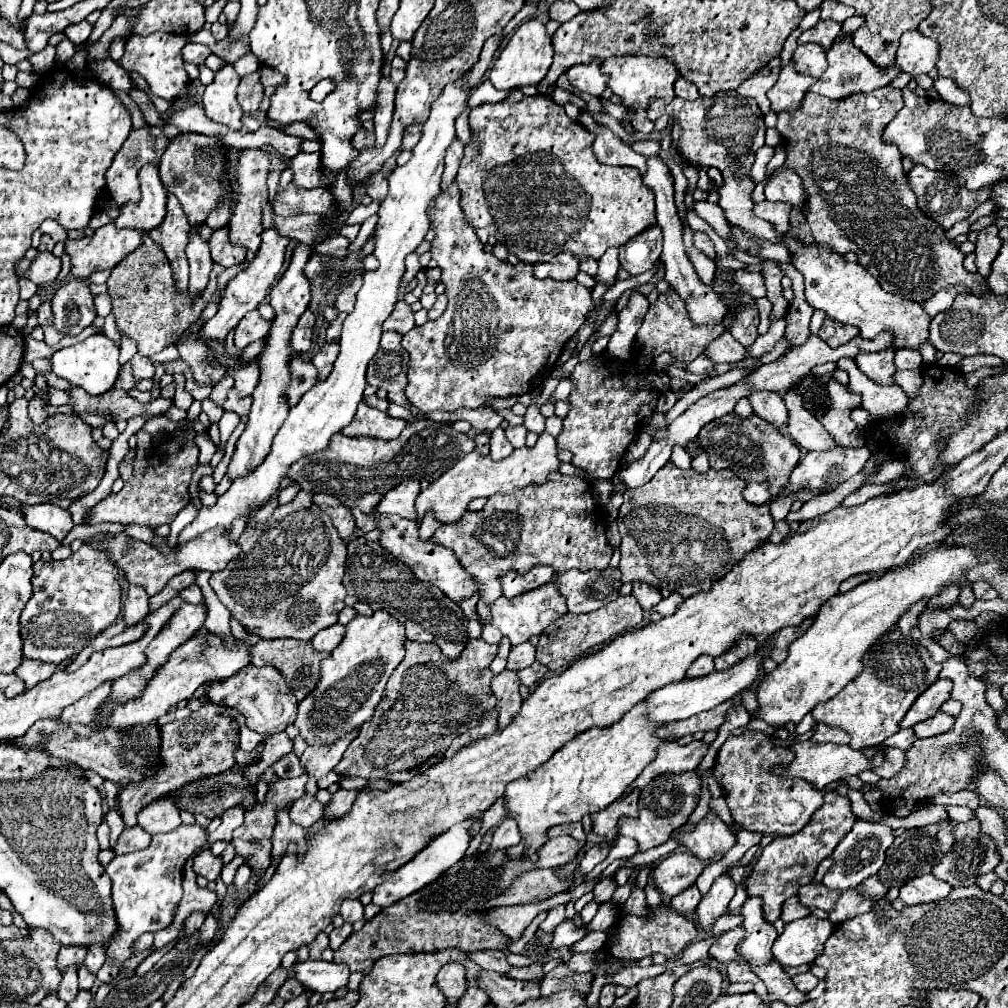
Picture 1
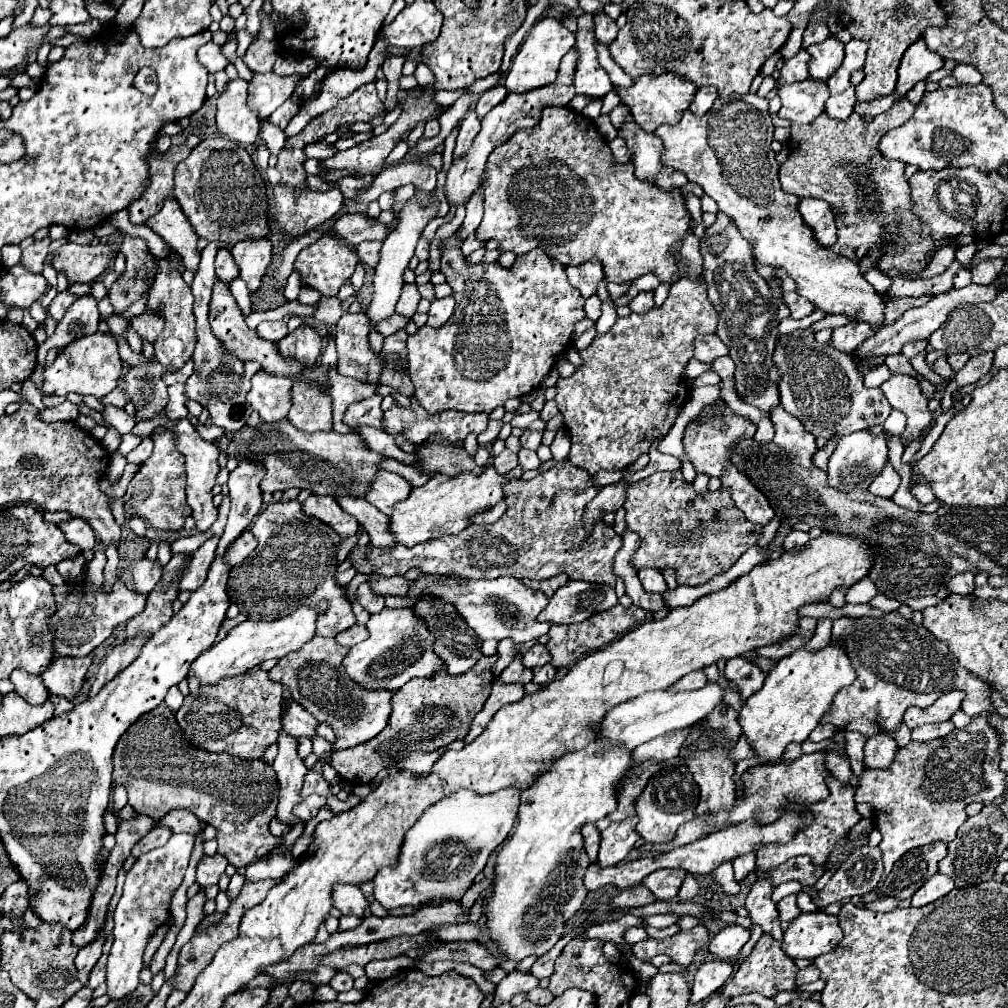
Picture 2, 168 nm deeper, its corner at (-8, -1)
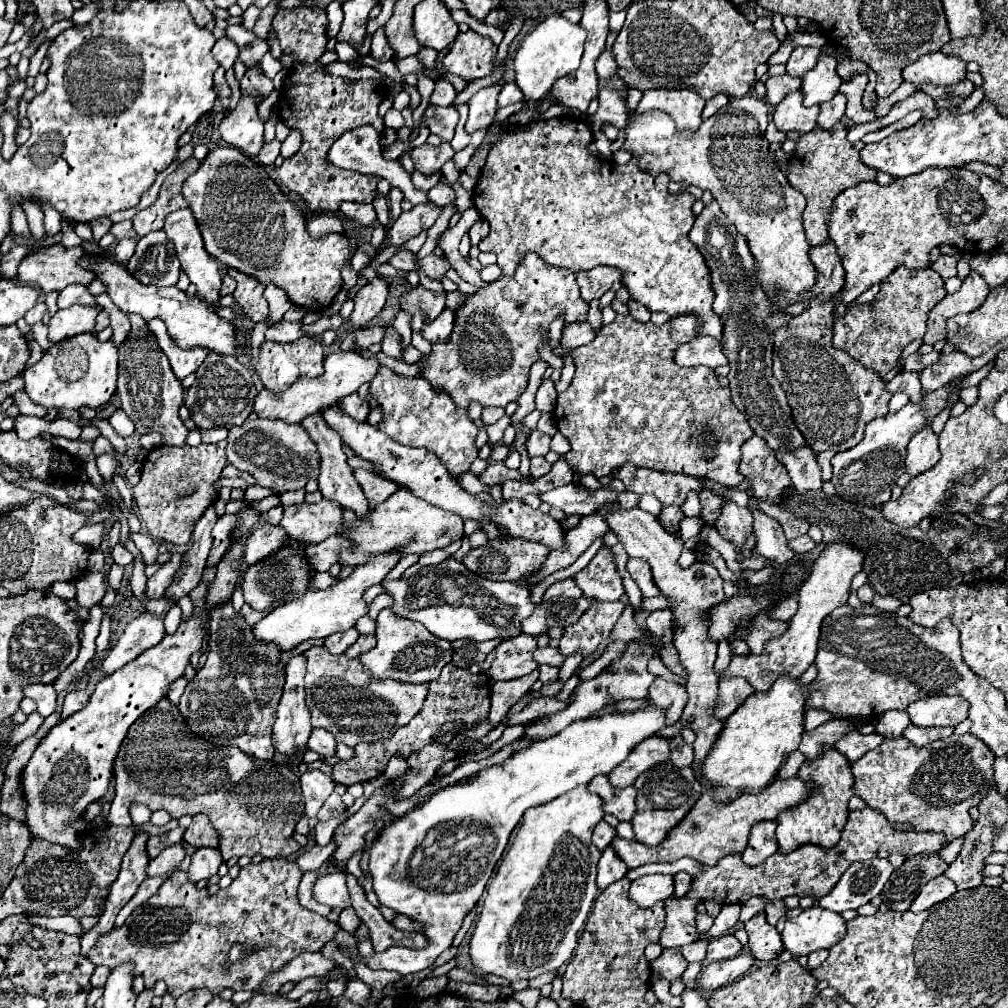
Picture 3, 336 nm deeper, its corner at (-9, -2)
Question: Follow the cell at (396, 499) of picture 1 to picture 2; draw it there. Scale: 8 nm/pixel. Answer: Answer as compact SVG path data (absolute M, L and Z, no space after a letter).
M382 471L376 477L372 489L368 491L366 501L370 501L374 507L378 507L384 515L390 515L394 505L398 501L406 499L410 495L410 491L412 491L412 485L402 475Z

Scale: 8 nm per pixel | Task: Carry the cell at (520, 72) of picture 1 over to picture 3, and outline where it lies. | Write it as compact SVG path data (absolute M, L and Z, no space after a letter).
M553 14L543 22L539 22L521 40L515 54L515 82L521 88L521 92L527 98L539 100L543 94L549 92L555 80L575 72L575 68L579 68L585 38L587 38L587 32L583 32L583 26L565 20L561 14Z

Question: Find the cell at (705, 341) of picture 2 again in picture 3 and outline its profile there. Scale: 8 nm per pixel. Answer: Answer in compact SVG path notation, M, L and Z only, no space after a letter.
M699 336L691 342L681 344L675 354L673 360L679 366L707 366L707 368L717 368L727 364L727 356L721 350L721 344L717 340L713 340L711 336Z

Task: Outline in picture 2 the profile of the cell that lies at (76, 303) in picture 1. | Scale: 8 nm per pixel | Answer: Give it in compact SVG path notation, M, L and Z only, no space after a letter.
M92 295L78 297L70 305L70 309L64 313L64 319L56 327L56 333L38 347L38 365L44 365L46 353L52 347L64 349L74 339L96 333L98 331L98 321L100 321L100 313L98 313L96 299Z

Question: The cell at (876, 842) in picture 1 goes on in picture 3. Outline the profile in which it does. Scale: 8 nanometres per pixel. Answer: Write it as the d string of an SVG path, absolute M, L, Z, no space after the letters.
M871 858L863 862L853 862L835 888L819 900L821 908L833 910L837 914L845 910L857 910L871 898L879 896L893 866L887 858Z

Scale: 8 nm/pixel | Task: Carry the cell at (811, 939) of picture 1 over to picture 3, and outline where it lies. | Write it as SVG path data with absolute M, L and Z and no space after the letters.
M811 906L799 916L787 918L781 940L793 956L807 956L813 950L831 948L845 936L845 920L841 914Z

